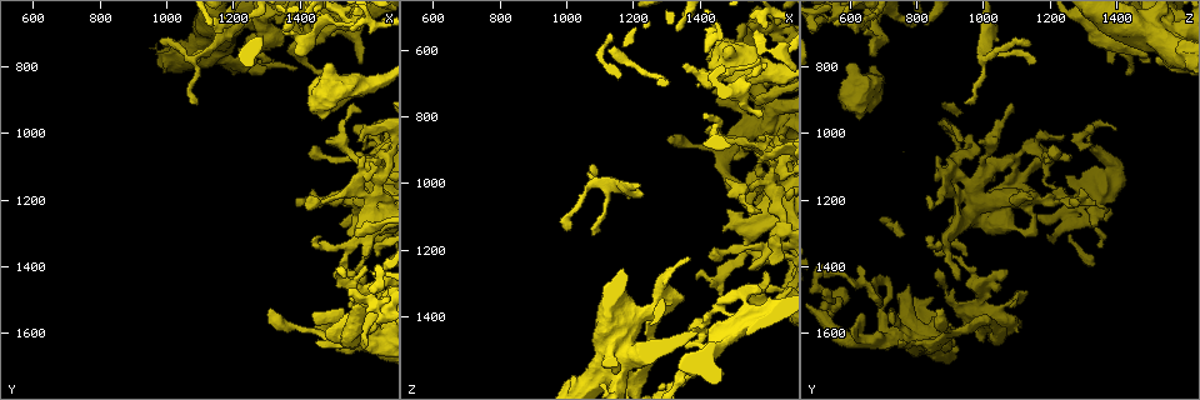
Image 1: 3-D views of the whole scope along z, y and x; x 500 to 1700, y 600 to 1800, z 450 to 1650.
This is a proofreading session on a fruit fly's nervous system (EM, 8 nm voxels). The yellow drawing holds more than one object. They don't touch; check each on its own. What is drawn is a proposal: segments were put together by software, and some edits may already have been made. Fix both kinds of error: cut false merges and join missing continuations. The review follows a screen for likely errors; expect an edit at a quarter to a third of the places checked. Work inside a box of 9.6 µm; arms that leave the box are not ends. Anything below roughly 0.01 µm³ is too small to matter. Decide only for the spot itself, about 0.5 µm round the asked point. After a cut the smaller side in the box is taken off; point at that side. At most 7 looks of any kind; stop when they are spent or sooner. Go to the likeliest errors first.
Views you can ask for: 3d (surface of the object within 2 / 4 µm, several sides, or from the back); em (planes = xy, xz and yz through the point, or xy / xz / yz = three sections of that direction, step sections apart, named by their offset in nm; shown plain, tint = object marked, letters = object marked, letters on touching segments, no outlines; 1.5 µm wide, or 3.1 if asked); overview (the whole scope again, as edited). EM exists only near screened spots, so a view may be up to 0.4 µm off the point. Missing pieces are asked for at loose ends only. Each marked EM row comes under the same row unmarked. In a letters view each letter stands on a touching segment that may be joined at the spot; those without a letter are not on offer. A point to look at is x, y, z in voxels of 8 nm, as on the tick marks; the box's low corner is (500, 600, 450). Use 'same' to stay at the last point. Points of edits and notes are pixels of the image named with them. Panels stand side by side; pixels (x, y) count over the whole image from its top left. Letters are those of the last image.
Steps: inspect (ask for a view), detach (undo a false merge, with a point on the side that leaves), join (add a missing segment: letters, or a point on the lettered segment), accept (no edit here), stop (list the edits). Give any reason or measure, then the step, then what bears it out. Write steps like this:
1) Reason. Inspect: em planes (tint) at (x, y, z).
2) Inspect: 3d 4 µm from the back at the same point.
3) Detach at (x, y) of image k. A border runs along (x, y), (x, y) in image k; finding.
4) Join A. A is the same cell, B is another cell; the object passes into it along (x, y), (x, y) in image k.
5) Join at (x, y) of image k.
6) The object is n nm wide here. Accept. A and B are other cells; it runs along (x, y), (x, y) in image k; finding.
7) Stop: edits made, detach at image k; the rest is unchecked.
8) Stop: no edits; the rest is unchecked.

Narrows sharply. Inspect: em yz step 8 (tint) at (1630, 1520, 530).

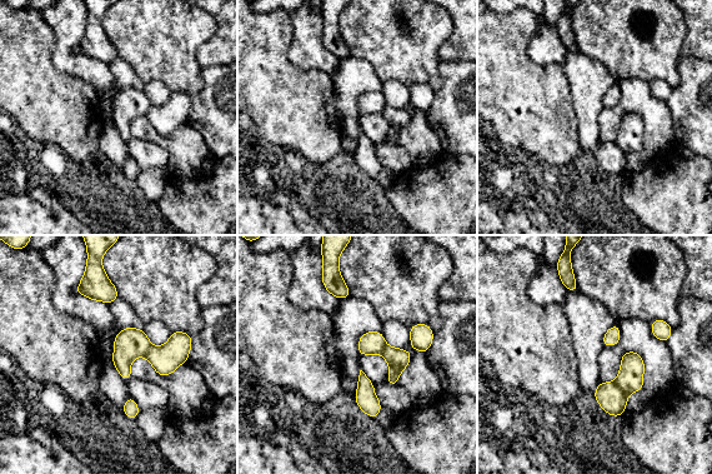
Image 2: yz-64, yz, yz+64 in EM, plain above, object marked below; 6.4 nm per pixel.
Inspect: em xy step 8 (letters) at the same point.

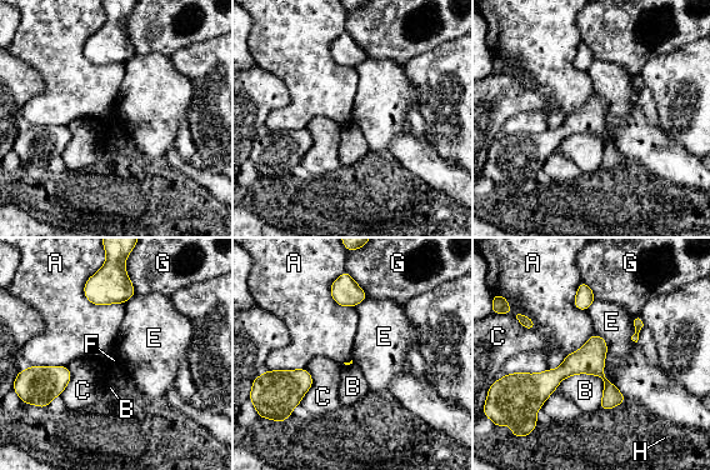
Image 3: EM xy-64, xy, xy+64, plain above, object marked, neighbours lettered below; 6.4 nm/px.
The object is 180 nm wide here. Accept. A, B, C, E, F, G and H are other cells; a border runs along (306, 369), (311, 386), (299, 404) in image 3; continuous, no second cell.

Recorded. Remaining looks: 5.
Tapers out. Inspect: 3d 4 µm at (1070, 780, 1160).

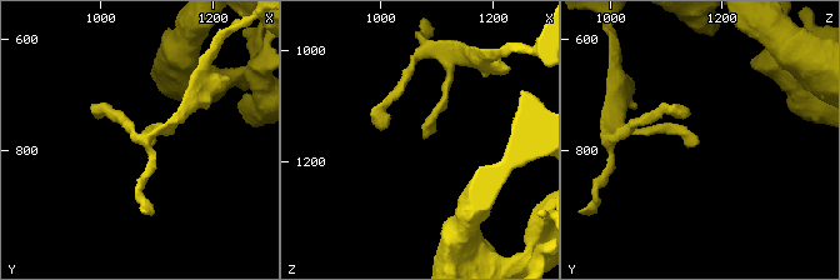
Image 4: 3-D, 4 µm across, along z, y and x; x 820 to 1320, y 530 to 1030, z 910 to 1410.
Inspect: em planes (letters) at (1075, 780, 1155).

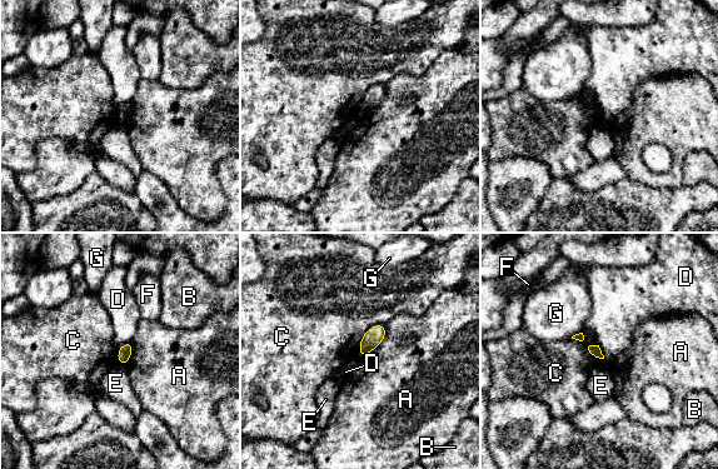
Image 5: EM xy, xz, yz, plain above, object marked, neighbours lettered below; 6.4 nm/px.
The longest contact is with C, 280 nm. Accept. A, B, C, D, E, F and G are other cells; a border runs along (130, 340), (118, 350) in image 5; none of them fits.

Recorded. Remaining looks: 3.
Tapers out. Inspect: 3d 2 µm at (1430, 1200, 820).

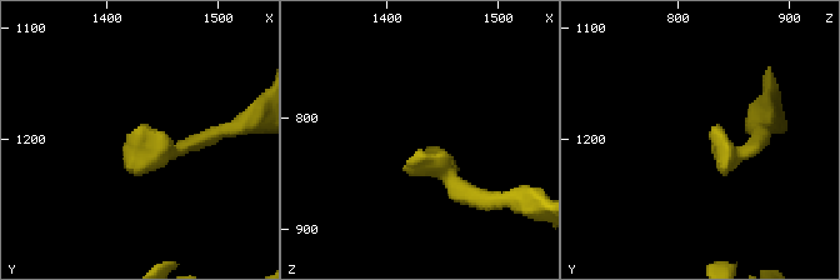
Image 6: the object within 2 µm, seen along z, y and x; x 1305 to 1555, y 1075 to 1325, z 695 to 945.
Shape alone is not enough. Inspect: em planes (letters) at (1428, 1192, 830).

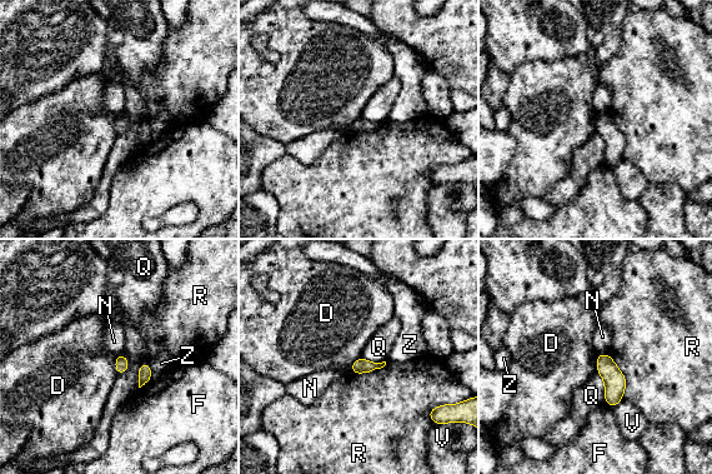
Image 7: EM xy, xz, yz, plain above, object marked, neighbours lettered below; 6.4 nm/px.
The object is 90 nm wide here. Accept. D, F, N, Q, R, V and Z are other cells; a border runs along (118, 355), (115, 360), (116, 375) in image 7; no lettered segment goes on from it.

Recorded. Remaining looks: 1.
Stop: no edits; the rest is unchecked.

